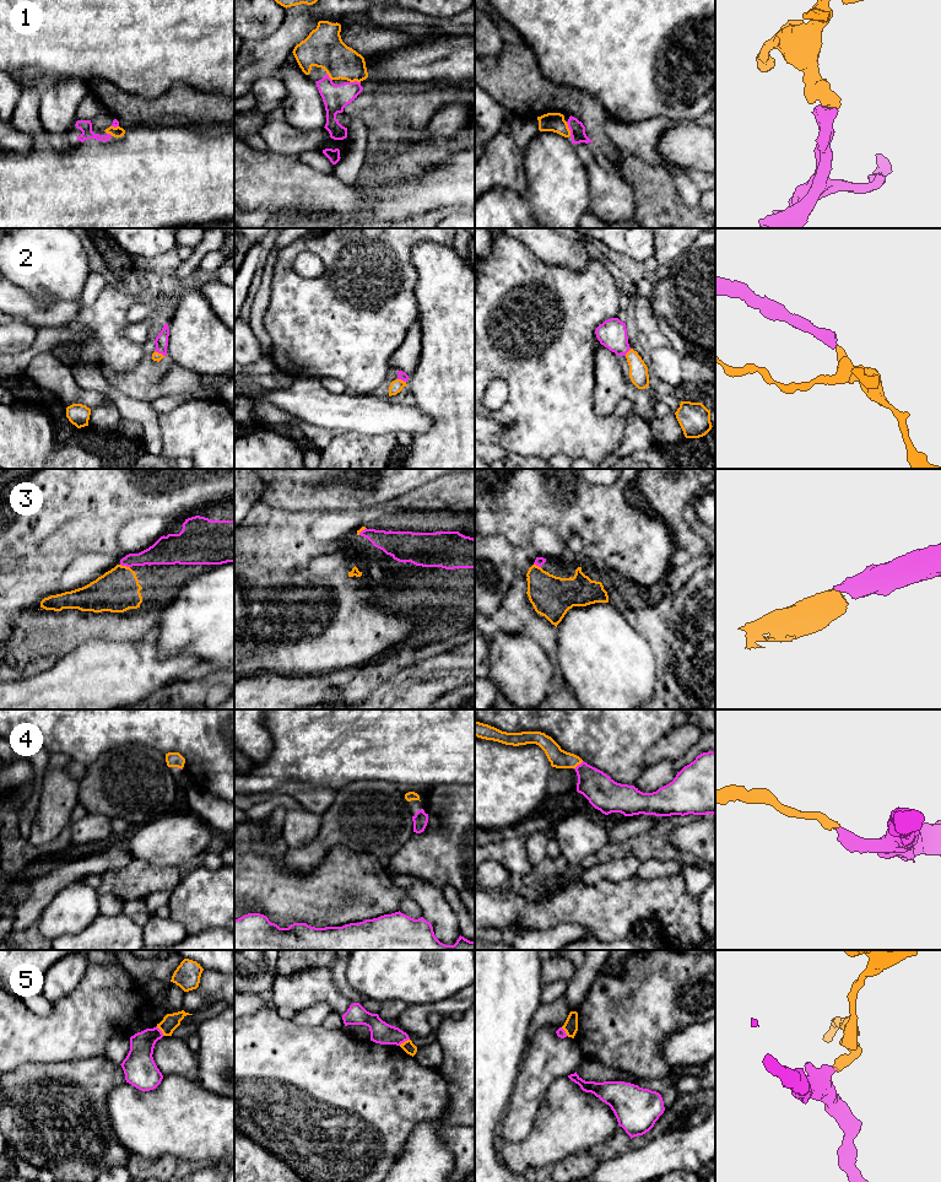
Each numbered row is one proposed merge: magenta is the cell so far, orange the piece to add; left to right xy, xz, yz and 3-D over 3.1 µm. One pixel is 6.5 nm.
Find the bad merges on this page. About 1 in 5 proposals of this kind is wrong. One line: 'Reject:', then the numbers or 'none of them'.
Reject: 5

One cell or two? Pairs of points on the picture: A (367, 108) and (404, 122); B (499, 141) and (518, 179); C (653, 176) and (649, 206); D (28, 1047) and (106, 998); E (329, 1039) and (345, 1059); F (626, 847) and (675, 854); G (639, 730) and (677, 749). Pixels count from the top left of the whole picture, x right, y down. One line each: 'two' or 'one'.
A: one
B: one
C: one
D: one
E: one
F: one
G: two

